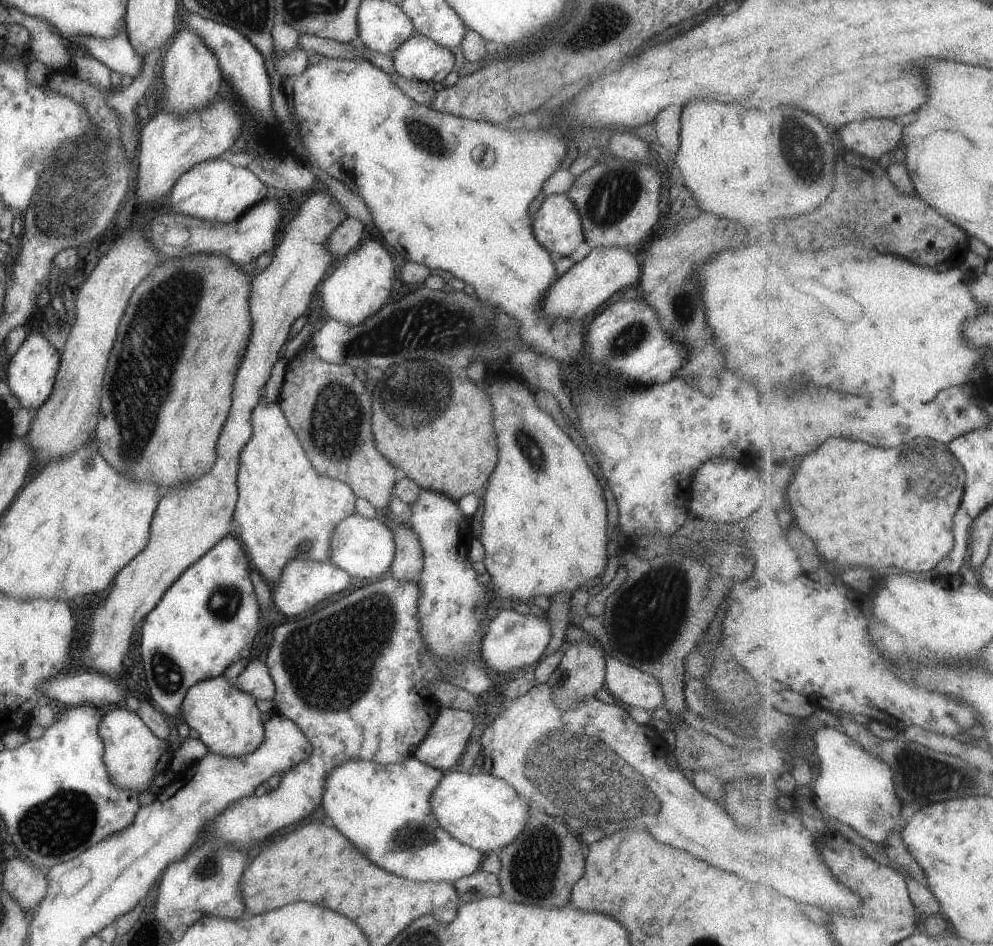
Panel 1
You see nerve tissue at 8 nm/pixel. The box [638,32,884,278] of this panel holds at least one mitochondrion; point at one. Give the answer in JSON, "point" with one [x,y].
{"point":[798,141]}

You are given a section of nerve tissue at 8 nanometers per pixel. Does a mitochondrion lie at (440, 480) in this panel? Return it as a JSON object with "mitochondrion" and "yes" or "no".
{"mitochondrion":"no"}

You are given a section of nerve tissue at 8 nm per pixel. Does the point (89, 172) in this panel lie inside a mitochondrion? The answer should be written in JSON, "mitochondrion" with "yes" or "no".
{"mitochondrion":"yes"}

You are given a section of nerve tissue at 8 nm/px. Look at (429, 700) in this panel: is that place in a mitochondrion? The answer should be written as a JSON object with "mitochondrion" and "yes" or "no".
{"mitochondrion":"no"}

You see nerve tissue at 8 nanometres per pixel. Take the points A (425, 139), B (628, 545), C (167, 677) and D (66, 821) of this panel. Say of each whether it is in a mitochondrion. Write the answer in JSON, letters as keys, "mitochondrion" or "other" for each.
{"A":"mitochondrion","B":"other","C":"mitochondrion","D":"mitochondrion"}

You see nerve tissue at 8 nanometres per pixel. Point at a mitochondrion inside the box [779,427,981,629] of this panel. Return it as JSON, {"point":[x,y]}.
{"point":[927,474]}

